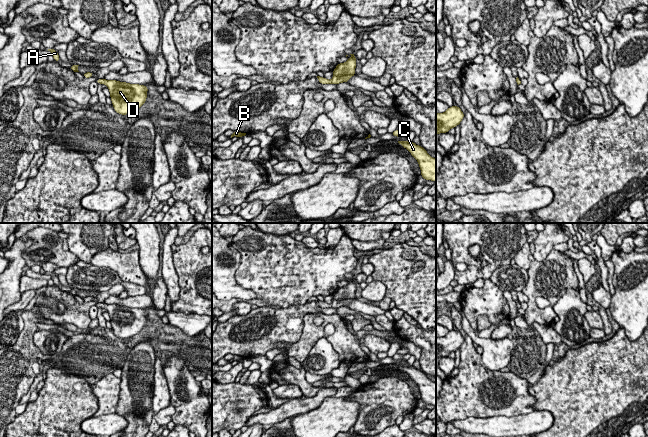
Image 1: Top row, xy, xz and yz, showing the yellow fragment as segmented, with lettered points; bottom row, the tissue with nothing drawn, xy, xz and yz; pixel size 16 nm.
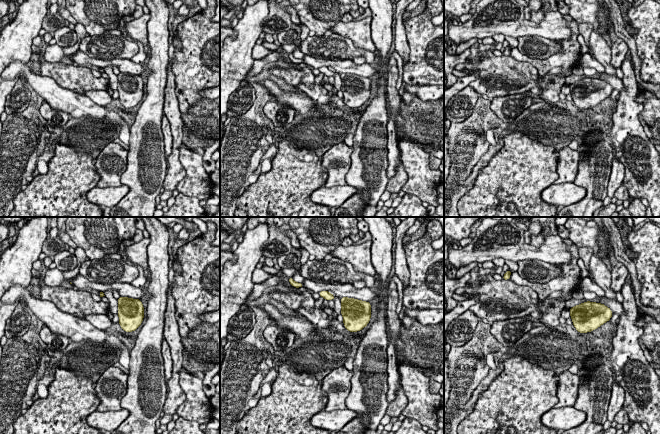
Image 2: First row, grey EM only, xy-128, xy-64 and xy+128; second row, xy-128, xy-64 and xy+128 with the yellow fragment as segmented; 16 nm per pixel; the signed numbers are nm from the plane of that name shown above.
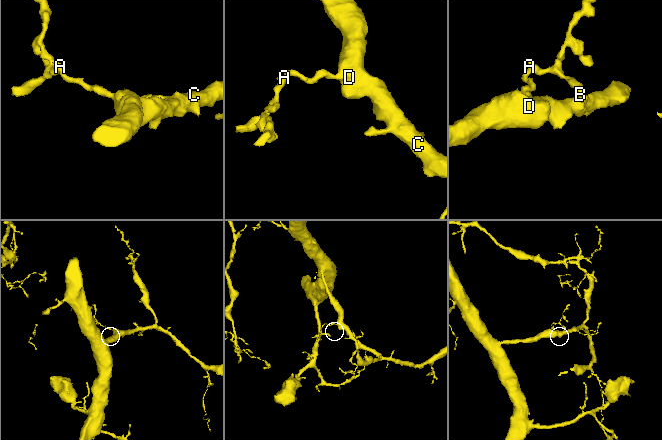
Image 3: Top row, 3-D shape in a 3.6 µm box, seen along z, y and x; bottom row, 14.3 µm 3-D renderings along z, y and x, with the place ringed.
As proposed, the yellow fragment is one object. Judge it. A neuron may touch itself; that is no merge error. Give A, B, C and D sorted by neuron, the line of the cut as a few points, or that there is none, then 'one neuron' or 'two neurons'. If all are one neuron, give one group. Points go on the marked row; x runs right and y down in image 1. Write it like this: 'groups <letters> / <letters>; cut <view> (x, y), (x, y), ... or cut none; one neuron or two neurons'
groups A B C D; cut none; one neuron

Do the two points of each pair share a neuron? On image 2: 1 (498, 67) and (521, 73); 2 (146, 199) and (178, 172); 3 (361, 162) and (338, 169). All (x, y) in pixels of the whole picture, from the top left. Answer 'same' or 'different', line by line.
1: same
2: different
3: different

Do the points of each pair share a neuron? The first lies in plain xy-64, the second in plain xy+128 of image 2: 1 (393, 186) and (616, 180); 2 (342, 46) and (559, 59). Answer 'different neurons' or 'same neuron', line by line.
1: different neurons
2: different neurons

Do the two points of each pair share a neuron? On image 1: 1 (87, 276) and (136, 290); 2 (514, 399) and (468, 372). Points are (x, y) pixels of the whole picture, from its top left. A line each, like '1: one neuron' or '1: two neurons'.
1: one neuron
2: one neuron

